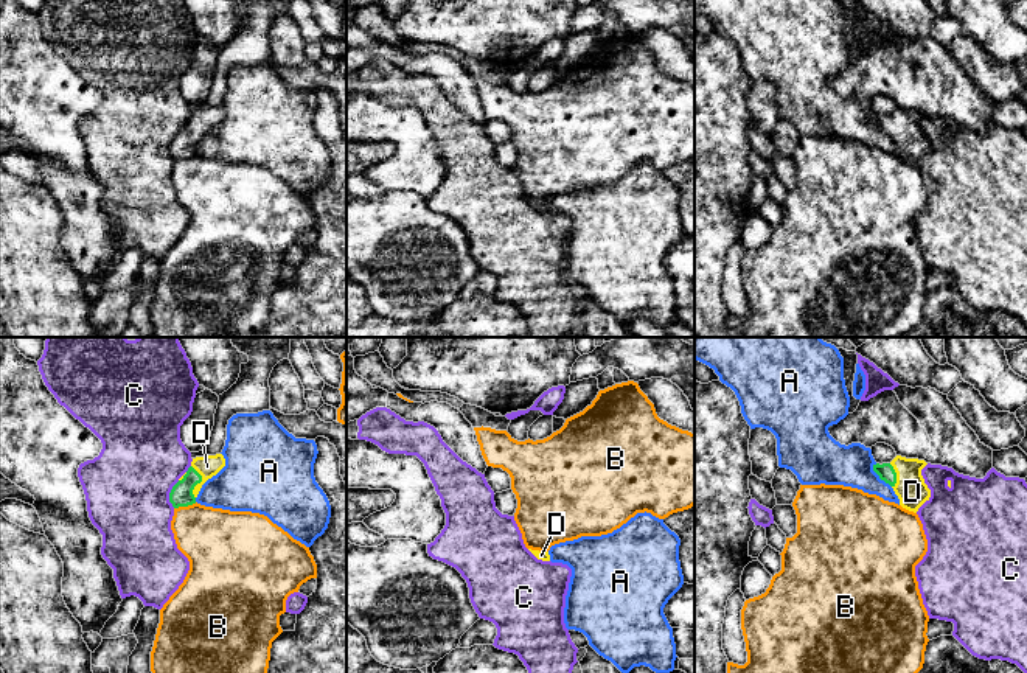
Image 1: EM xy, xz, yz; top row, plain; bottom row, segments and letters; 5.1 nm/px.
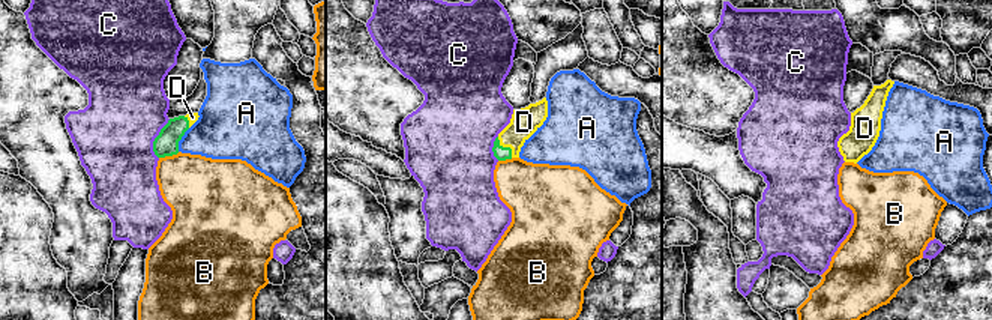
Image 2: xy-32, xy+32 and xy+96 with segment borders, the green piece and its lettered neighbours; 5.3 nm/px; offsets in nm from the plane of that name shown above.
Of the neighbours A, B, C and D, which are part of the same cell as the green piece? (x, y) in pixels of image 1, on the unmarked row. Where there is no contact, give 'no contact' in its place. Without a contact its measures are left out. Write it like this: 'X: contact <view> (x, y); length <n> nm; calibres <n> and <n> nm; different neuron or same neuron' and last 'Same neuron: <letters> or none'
A: contact yz (878, 126); length 160 nm; calibres 90 and 220 nm; different neuron
B: contact xy (185, 157); length 120 nm; calibres 120 and 340 nm; different neuron
C: contact xy (170, 146); length 150 nm; calibres 120 and 440 nm; different neuron
D: contact xy (199, 134); length 180 nm; calibres 120 and 110 nm; same neuron
Same neuron: D

